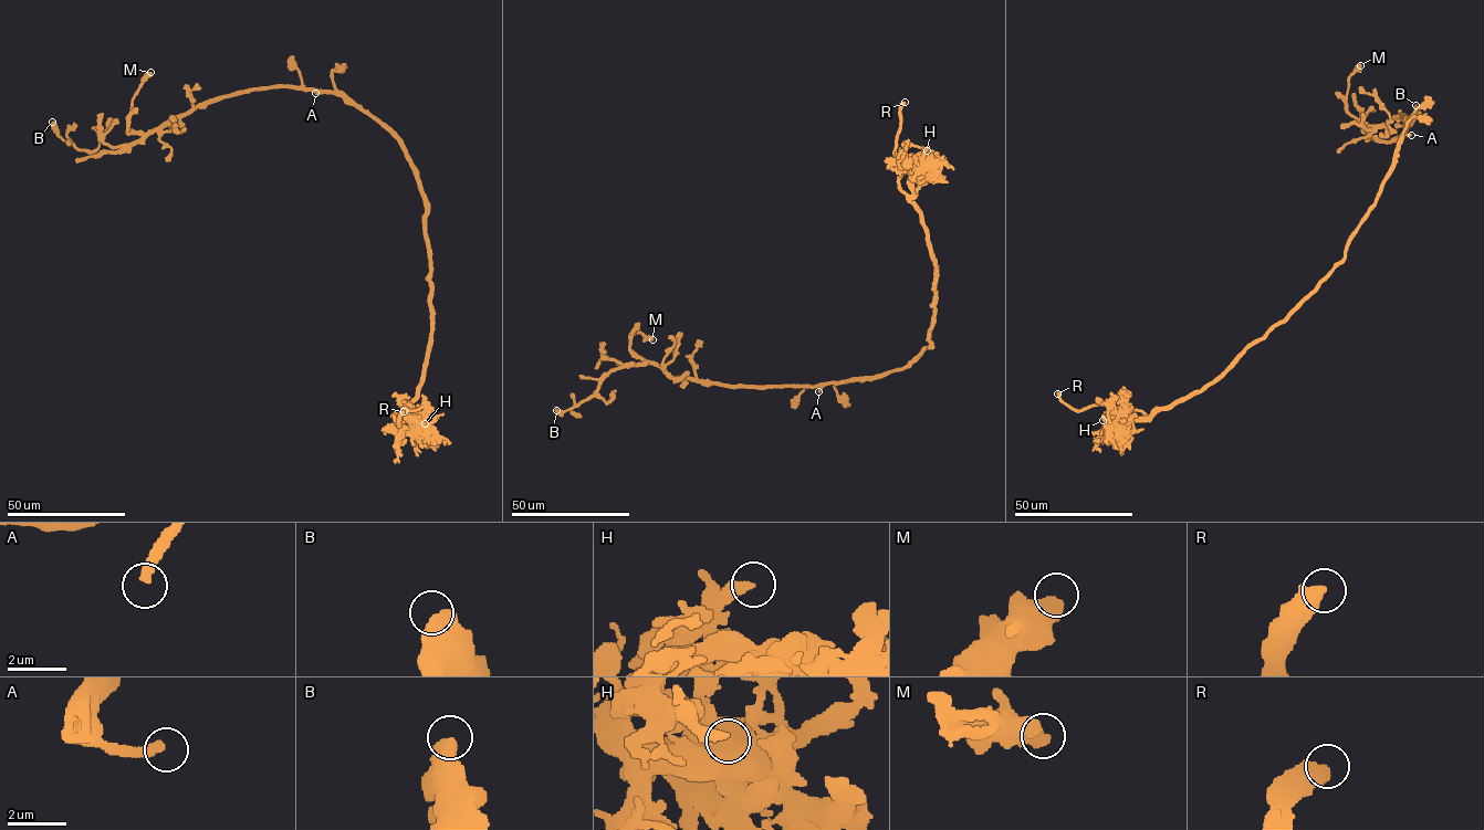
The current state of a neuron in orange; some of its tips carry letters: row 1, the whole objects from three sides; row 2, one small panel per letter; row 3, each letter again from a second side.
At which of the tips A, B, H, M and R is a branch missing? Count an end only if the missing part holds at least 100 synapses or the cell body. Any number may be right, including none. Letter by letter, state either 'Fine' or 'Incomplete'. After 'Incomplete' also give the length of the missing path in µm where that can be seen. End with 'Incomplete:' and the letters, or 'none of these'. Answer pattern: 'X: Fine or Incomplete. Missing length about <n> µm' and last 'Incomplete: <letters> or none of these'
A: Incomplete. Missing length about 35 µm
B: Fine
H: Fine
M: Fine
R: Incomplete. Missing length about 40 µm
Incomplete: A, R

